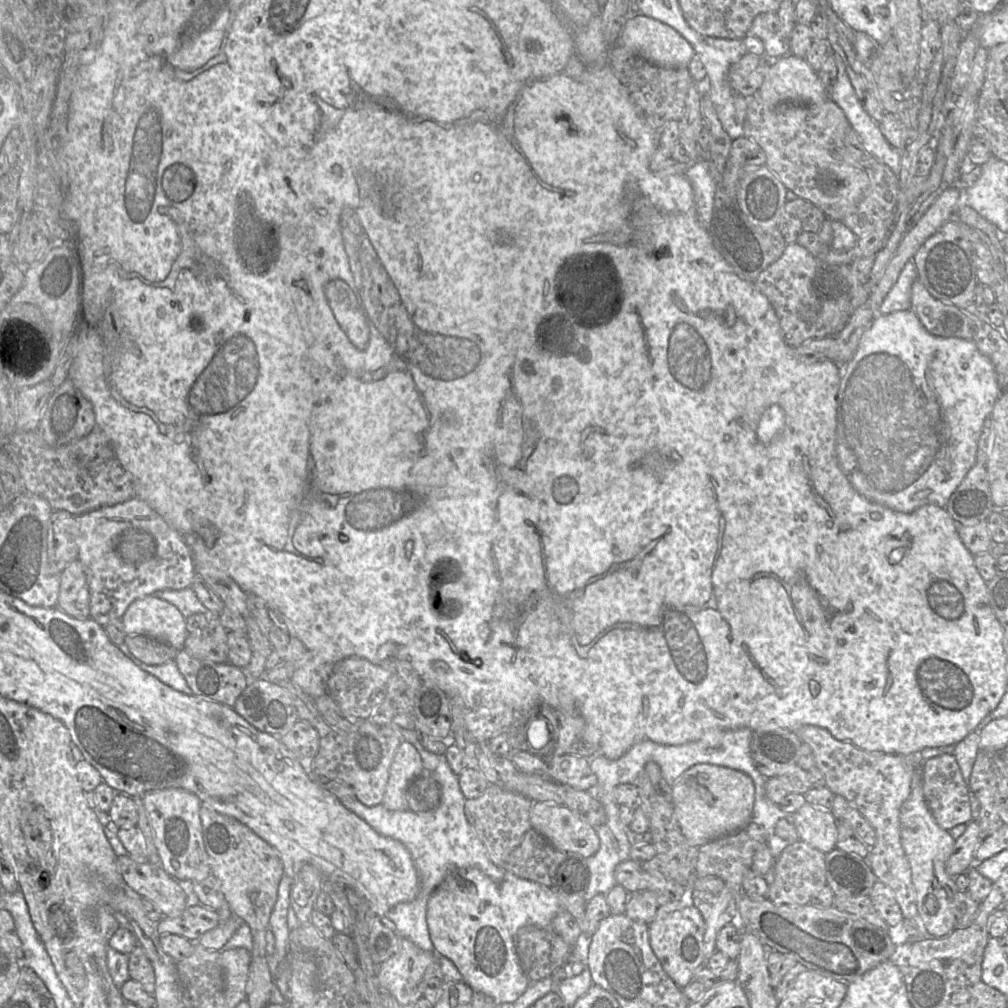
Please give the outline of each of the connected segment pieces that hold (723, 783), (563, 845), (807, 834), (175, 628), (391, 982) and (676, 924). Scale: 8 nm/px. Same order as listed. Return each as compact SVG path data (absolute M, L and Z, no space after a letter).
M710 763L691 766L672 785L677 822L688 842L697 847L744 829L753 821L754 801L755 786L749 775Z
M534 802L530 822L534 830L559 850L587 858L600 847L596 828L563 804Z
M806 802L793 815L800 840L825 854L836 847L837 820L830 810Z
M158 596L134 601L123 615L122 622L128 635L149 636L171 645L177 651L183 650L188 637L186 618L177 607Z
M404 939L398 952L377 966L379 984L388 990L403 1007L414 1005L432 976L443 978L439 956L425 951Z
M685 887L686 894L680 901L660 906L655 918L649 924L651 948L663 970L683 989L691 981L695 971L703 965L705 922L700 911L693 906L691 887Z

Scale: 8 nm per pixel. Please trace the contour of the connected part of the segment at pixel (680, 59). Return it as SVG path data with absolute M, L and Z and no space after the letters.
M642 13L632 14L627 18L619 36L618 44L654 65L667 68L685 68L695 55L691 44L675 29Z

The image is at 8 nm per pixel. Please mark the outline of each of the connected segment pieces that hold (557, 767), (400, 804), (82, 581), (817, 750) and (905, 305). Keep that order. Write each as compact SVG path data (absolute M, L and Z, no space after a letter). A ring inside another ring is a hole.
M562 755L548 761L548 777L560 784L588 790L597 783L589 759L579 755Z
M402 741L392 761L383 806L391 811L408 810L407 788L424 771L420 753L409 742Z
M78 560L61 573L57 607L78 619L89 617L90 593L83 565Z
M804 725L796 733L813 752L815 766L825 776L826 787L848 800L876 831L876 842L866 857L875 877L890 887L905 920L918 919L911 868L901 844L900 811L908 798L913 778L920 772L920 754L897 755L869 752L850 742L836 739L827 729Z
M910 260L905 264L896 283L883 300L880 313L886 315L910 309L912 284L917 279L917 266L914 261Z

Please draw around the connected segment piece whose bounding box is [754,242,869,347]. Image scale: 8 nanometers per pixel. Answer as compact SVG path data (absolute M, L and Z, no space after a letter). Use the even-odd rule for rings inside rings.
M796 242L788 244L782 256L762 271L754 284L774 308L784 342L790 347L797 347L811 339L838 334L853 313L868 300L869 297L861 297L857 301L849 300L852 285L850 274L850 265L827 264Z

